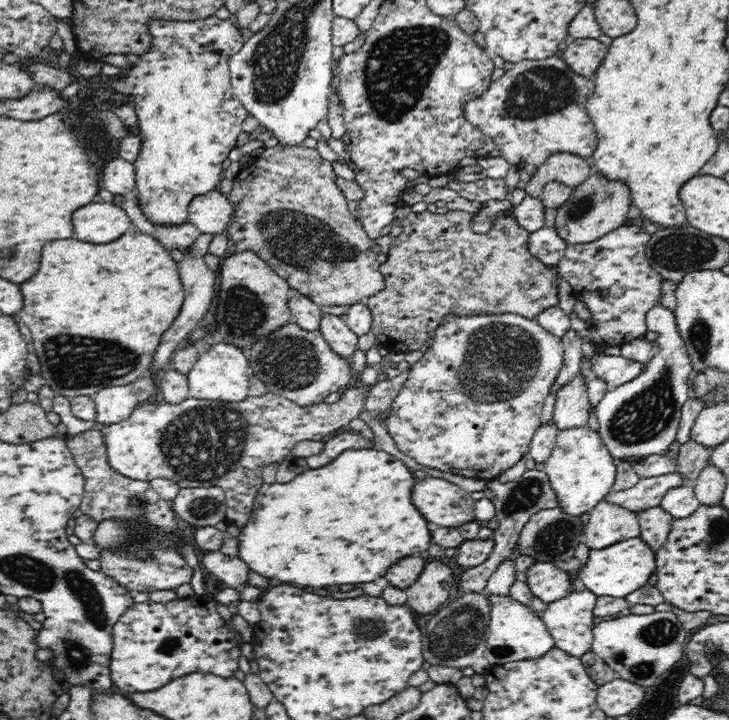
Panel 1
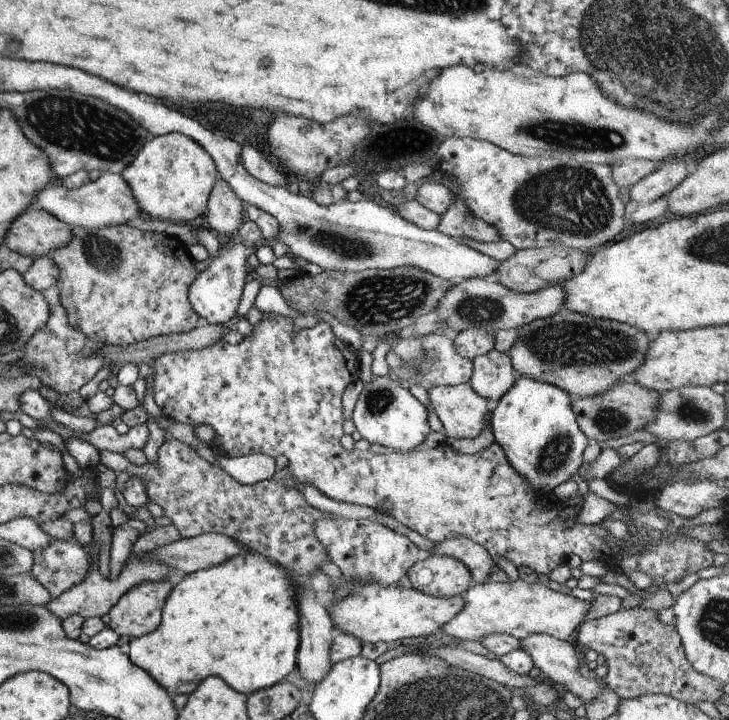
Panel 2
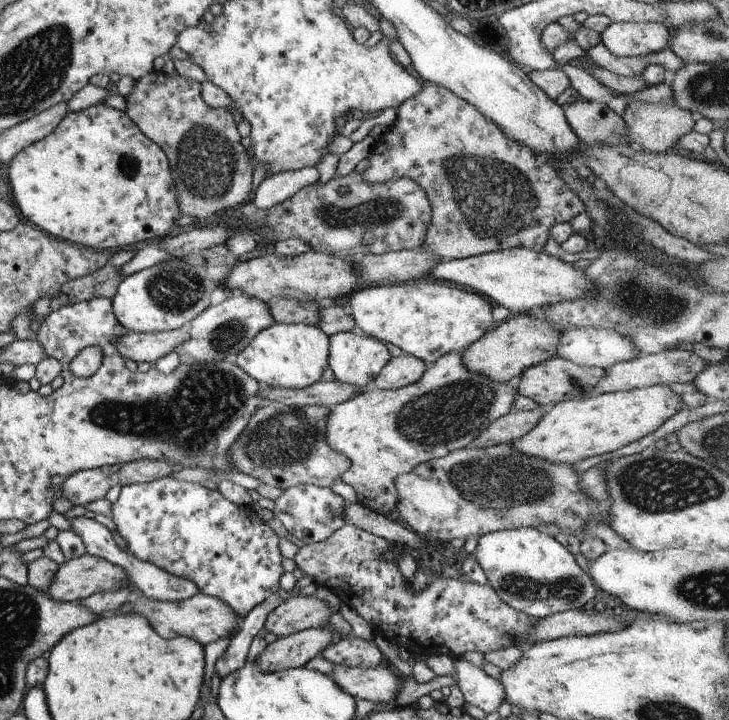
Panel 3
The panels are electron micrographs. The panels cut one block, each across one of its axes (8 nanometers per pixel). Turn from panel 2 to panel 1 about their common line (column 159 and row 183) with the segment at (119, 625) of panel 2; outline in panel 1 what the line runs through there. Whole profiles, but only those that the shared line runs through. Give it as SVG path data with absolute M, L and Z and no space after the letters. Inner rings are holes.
M594 174L582 181L582 184L572 187L568 200L556 211L553 230L566 244L590 244L600 240L602 236L622 226L628 208L631 205L631 192L625 184L610 182L599 174Z

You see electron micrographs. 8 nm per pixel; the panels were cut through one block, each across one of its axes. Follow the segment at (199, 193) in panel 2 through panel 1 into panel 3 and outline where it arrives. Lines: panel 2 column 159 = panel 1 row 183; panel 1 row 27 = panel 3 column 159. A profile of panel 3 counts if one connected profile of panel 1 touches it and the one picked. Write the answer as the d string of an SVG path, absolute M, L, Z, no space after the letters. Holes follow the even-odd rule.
M98 103L86 110L67 112L50 134L47 134L38 142L23 148L10 161L7 176L9 176L9 188L11 188L11 197L15 200L15 208L19 209L21 216L25 220L32 222L35 227L37 226L37 229L51 237L70 240L75 242L75 244L81 244L81 246L90 247L91 249L102 251L112 248L114 250L115 248L121 248L121 246L129 246L136 242L157 238L157 236L161 238L167 235L168 230L172 229L173 220L179 218L166 157L151 140L148 140L138 130L138 127L126 116L125 112L113 110L105 103Z

